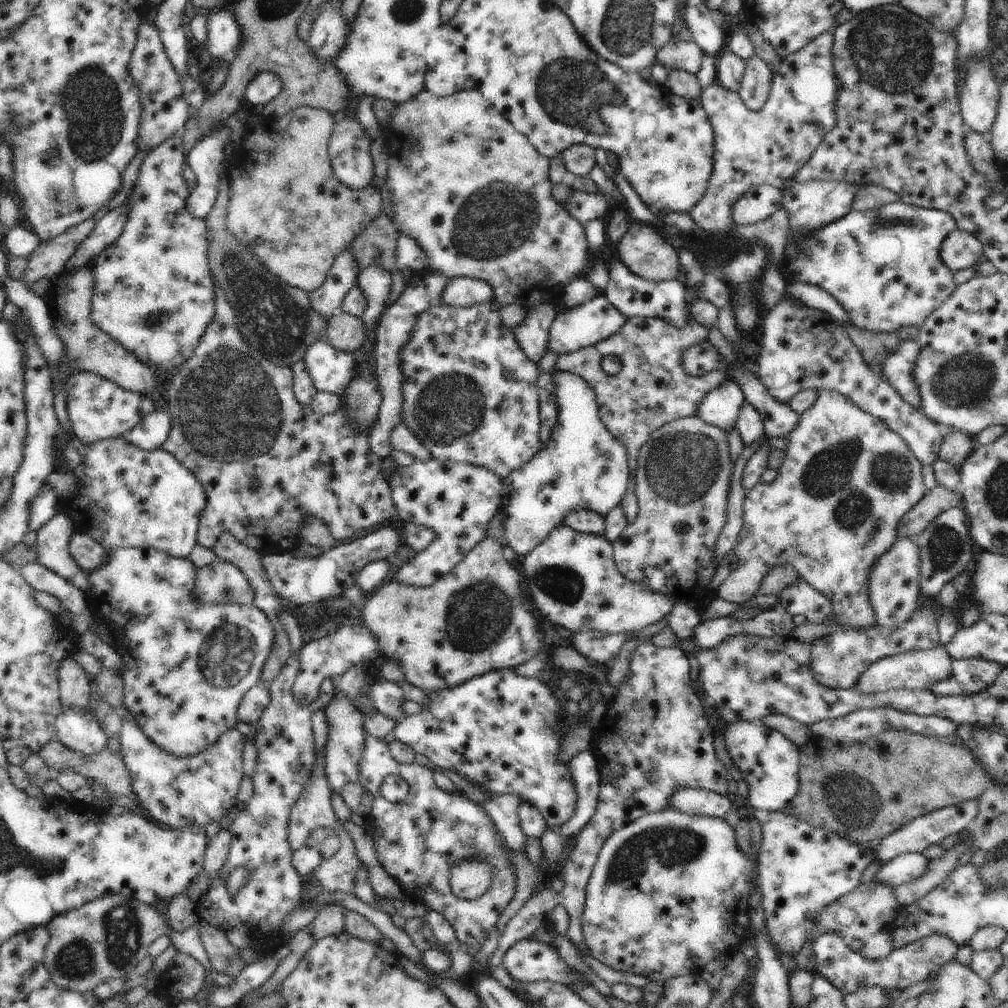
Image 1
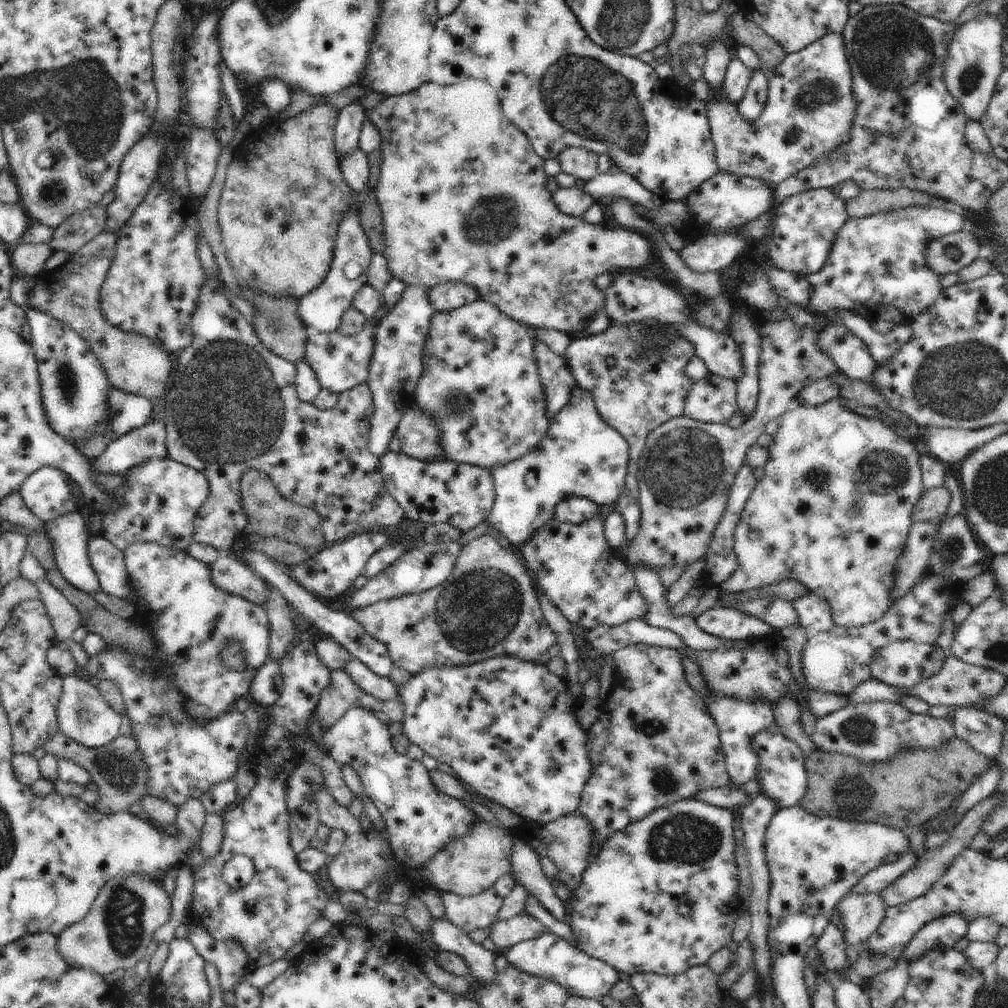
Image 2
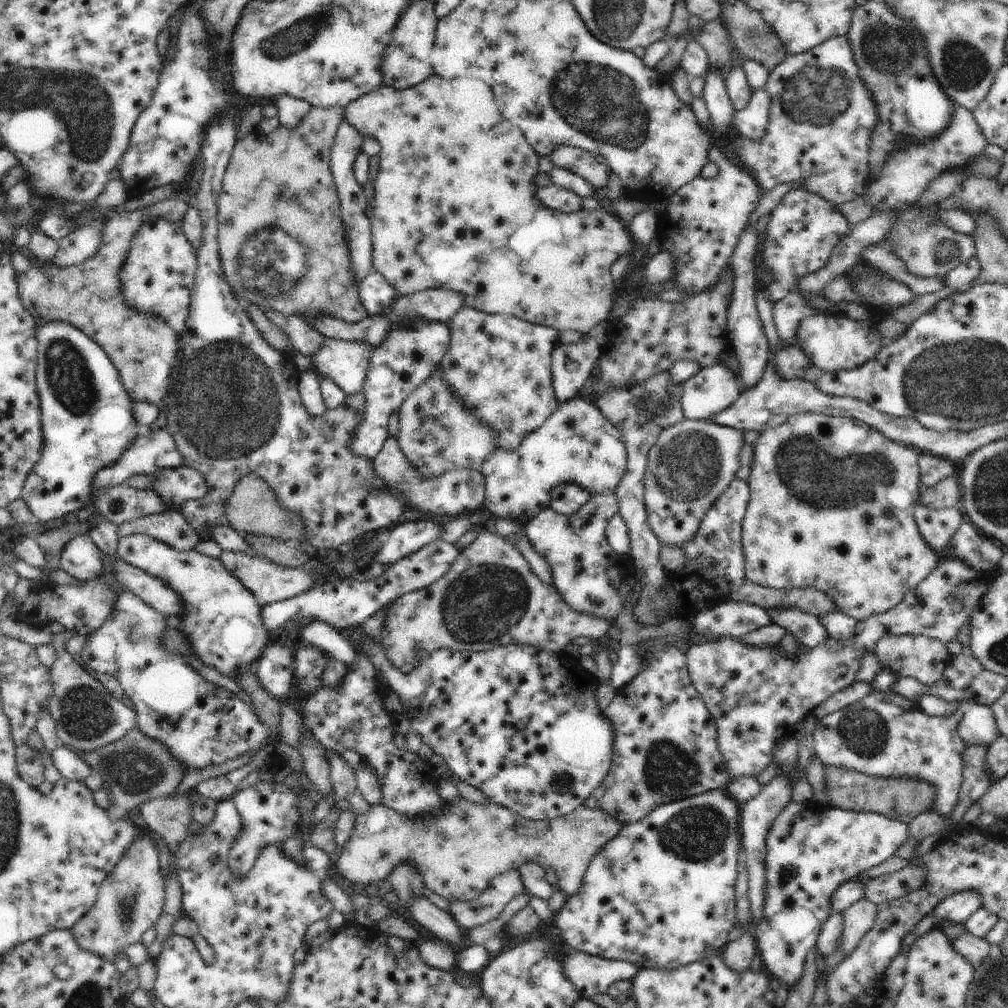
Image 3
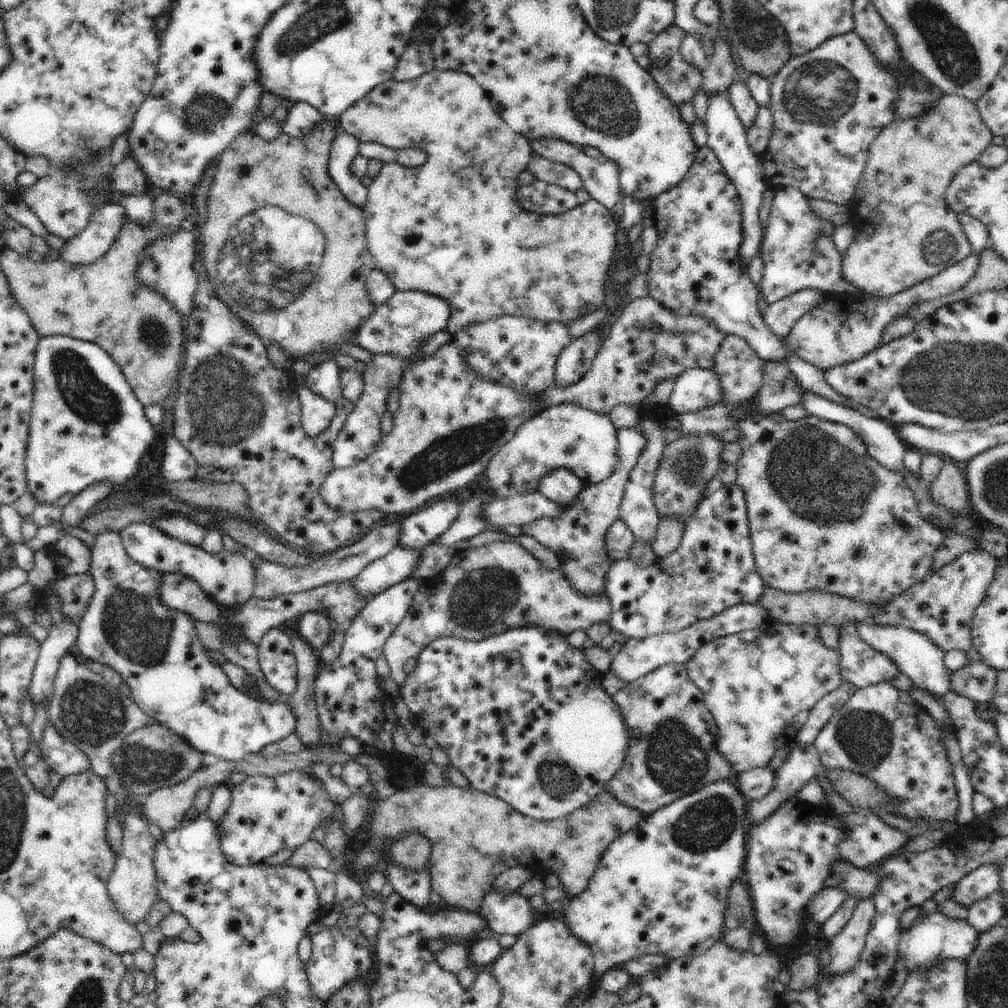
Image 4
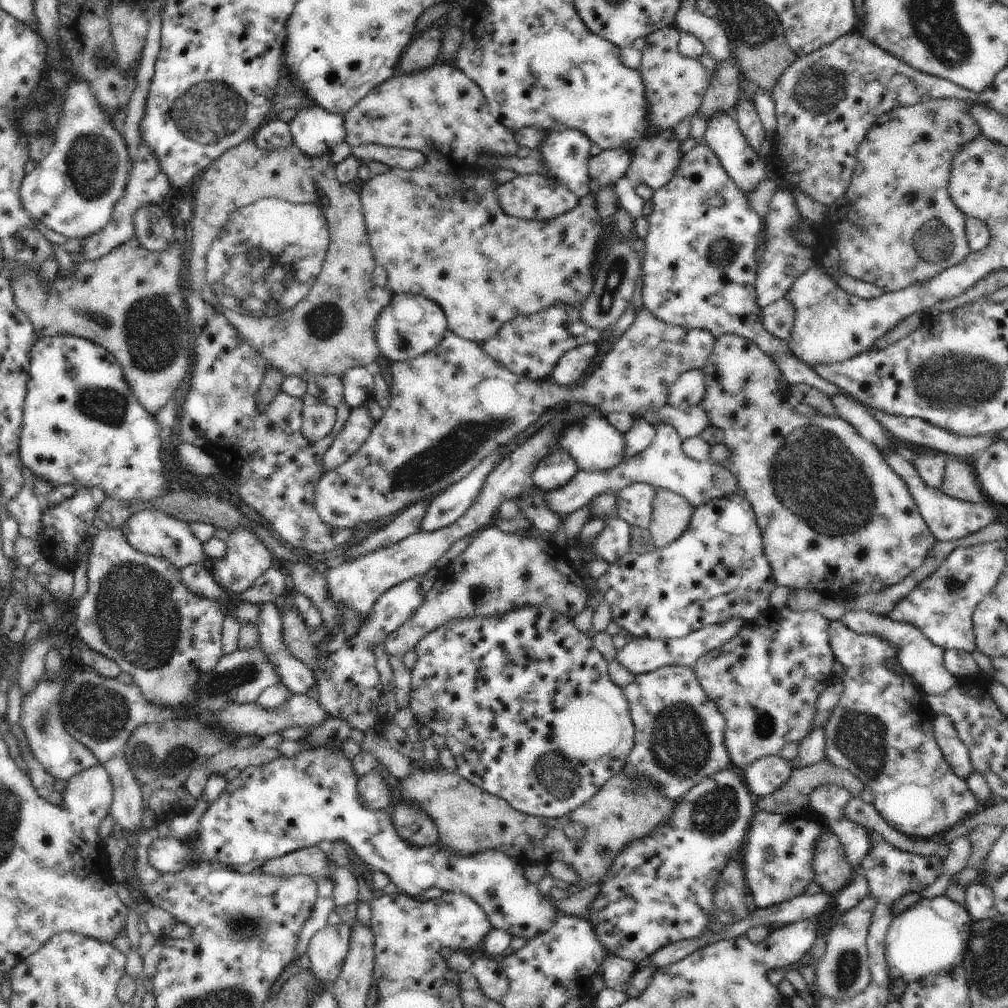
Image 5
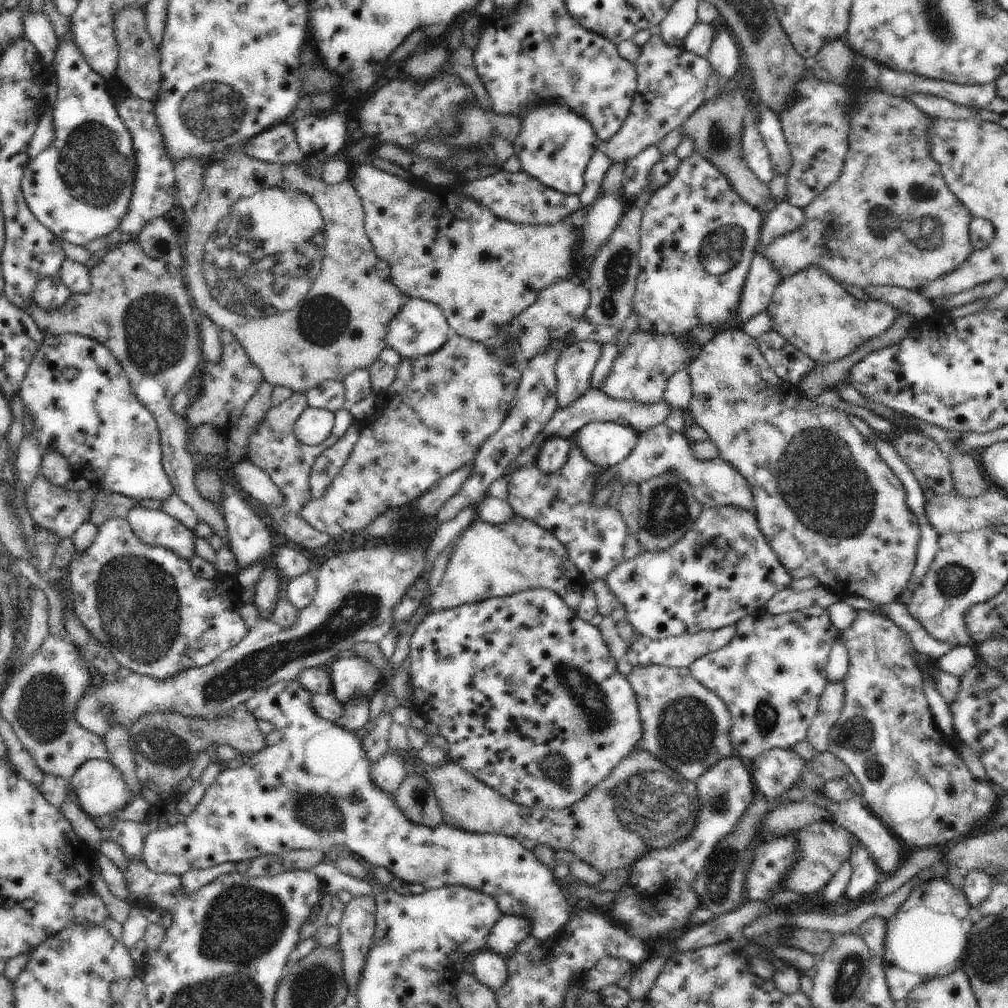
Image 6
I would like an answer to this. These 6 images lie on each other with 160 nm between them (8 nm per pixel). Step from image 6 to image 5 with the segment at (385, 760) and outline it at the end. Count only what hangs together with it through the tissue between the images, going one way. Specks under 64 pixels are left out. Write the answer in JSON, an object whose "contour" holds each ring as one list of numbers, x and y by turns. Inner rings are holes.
{"contour":[[371,770,366,776,359,778,357,784,360,804,373,811,386,810,390,804,390,786,378,770]]}

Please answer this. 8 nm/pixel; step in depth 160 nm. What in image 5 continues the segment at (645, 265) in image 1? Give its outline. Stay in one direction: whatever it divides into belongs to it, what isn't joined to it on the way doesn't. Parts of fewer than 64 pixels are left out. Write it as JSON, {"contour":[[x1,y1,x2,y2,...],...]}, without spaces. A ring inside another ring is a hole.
{"contour":[[443,62,418,73,390,77,373,88,344,117,346,141,352,148,379,144,418,149,427,156,428,162,422,169,411,171,396,167,361,183,359,195,369,243,376,264,387,270,387,286,394,294,422,295,439,303,447,316,448,333,477,343,494,336,503,324,518,315,530,316,558,305,580,309,585,303,593,289,592,266,598,240,604,232,596,194,590,191,570,212,552,220,526,220,506,214,497,195,500,185,494,180,497,168,484,166,481,176,476,164,483,164,482,155,504,162,504,158,516,156,521,146,513,131,492,116,484,93,464,72],[439,172,453,177,456,196,451,191,444,193,441,187,445,178,438,179]]}

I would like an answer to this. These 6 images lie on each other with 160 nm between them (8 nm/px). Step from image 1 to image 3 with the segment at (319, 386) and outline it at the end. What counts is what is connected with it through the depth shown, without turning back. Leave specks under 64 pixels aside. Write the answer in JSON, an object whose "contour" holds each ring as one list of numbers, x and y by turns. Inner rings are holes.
{"contour":[[325,338,313,355,313,369,353,395,363,390,373,350,366,341]]}

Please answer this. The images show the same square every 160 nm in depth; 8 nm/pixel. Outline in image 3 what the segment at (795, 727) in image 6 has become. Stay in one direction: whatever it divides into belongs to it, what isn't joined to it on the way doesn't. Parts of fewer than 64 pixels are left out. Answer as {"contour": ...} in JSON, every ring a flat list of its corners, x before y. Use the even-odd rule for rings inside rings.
{"contour":[[942,557,938,566,910,589,894,608,881,615,872,615,865,621,858,621,853,630,855,635,851,639,836,640,828,636,811,648,808,654,796,653,795,661,788,658,788,653,779,644,768,649,753,649,742,644,740,639,730,637,698,645,690,644,685,650,690,680,716,723,719,749,732,779,757,778,762,774,768,764,773,762,774,743,784,736,785,727,800,722,813,708,822,704,822,701,856,682,864,655,872,653,884,635,926,635,928,638,941,640,944,644,956,639,959,628,987,591,989,581,988,575,972,570,961,560]]}

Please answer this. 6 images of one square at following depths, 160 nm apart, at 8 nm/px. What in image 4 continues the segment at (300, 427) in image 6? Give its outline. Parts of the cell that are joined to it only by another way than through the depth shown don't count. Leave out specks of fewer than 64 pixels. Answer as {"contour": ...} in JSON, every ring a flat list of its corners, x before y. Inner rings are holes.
{"contour":[[305,384,297,389,301,404,301,423,309,437,317,437,330,426,335,415,335,405,314,394]]}

